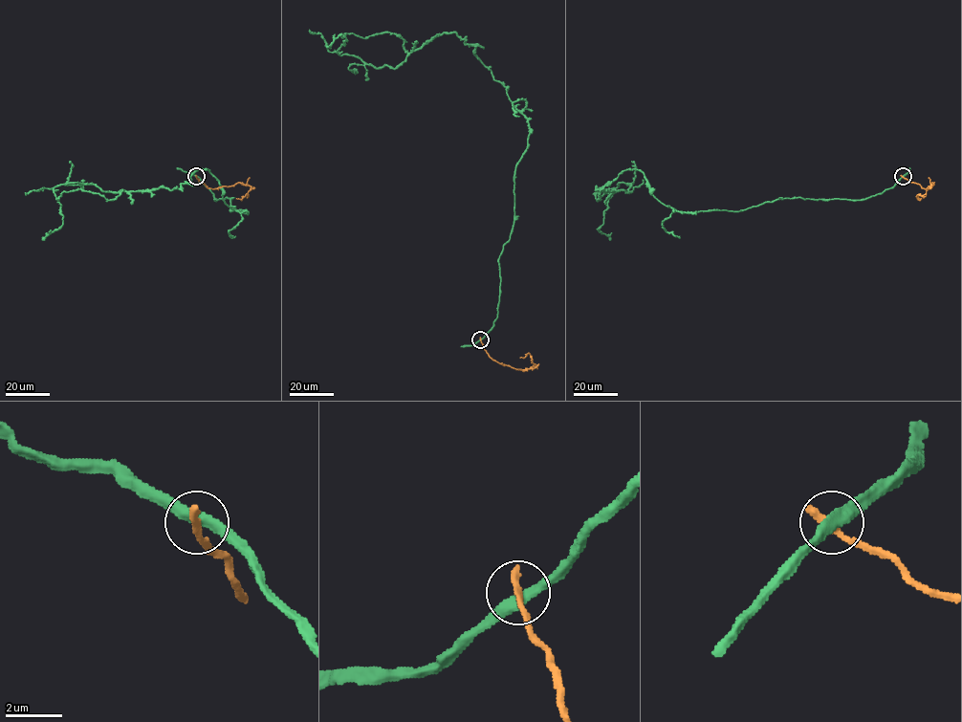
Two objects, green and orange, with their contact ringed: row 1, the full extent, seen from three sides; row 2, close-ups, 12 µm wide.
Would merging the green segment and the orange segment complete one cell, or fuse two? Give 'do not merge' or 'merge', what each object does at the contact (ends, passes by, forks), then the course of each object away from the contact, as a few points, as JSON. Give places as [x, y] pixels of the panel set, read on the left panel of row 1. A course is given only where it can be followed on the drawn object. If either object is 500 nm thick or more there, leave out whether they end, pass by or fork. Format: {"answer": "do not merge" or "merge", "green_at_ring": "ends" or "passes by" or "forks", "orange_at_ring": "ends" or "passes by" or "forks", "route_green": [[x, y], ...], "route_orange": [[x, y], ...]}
{"answer": "do not merge", "green_at_ring": "passes by", "orange_at_ring": "ends", "route_green": [[196, 177], [245, 212], [207, 168], [171, 189], [73, 183], [54, 189], [63, 224], [42, 240]], "route_orange": [[196, 177], [208, 188], [238, 183], [250, 185], [248, 196], [236, 198]]}

